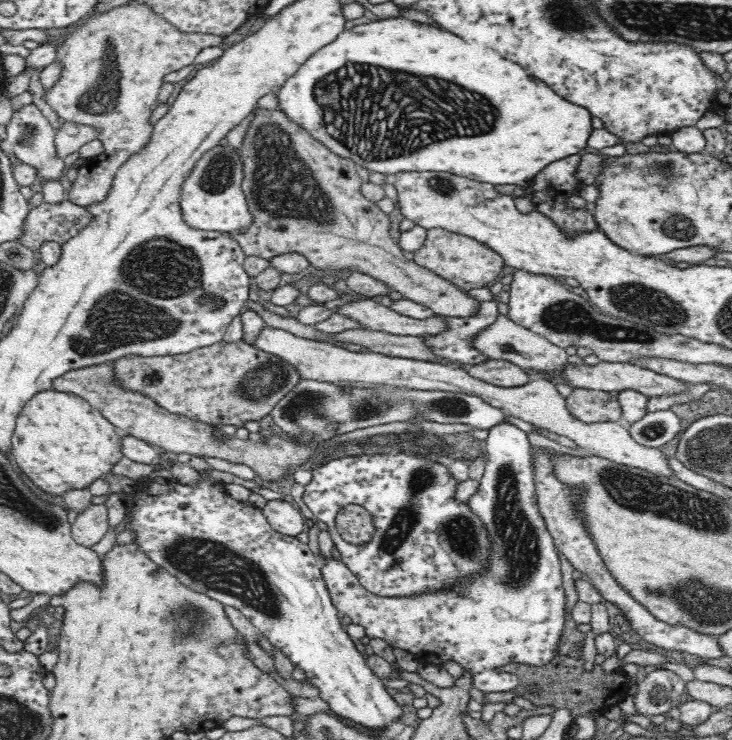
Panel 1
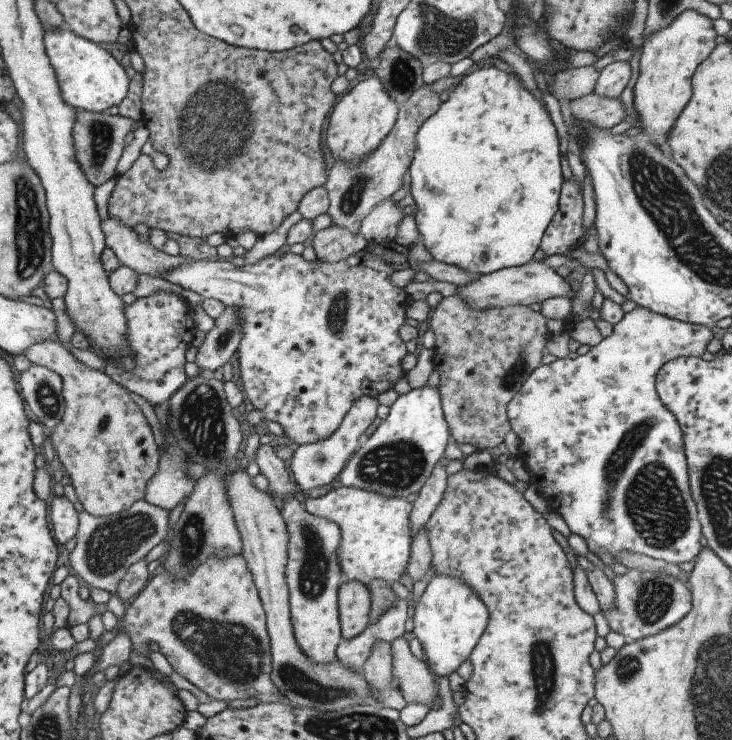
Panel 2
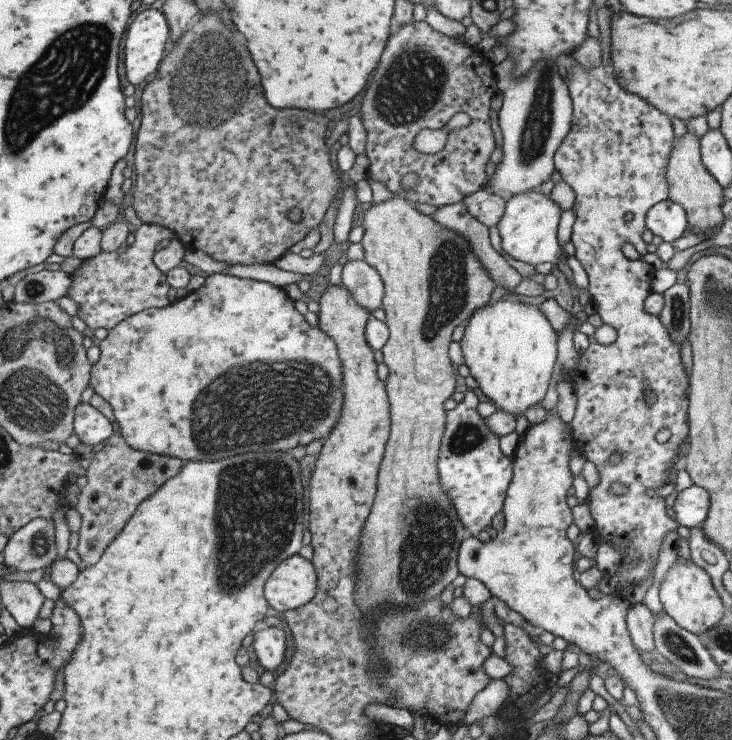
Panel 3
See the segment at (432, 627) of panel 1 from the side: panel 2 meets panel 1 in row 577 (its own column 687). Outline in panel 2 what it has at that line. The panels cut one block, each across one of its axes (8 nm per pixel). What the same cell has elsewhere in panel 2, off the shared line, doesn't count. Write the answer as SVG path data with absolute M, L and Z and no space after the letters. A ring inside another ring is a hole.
M636 306L625 313L619 322L612 326L611 334L602 338L599 344L589 347L589 351L583 356L569 359L568 357L553 360L549 364L541 364L520 384L519 390L507 402L507 418L510 430L520 440L517 456L527 466L530 475L530 483L534 484L539 494L547 501L547 506L561 516L571 534L581 537L589 552L594 556L597 553L617 554L627 551L637 553L664 563L681 564L694 560L701 549L701 527L697 520L697 510L690 494L688 474L683 452L683 440L681 429L675 416L661 404L655 392L654 380L659 368L668 360L675 360L686 356L701 356L705 352L705 346L713 338L710 328L671 320L651 312L645 307Z

